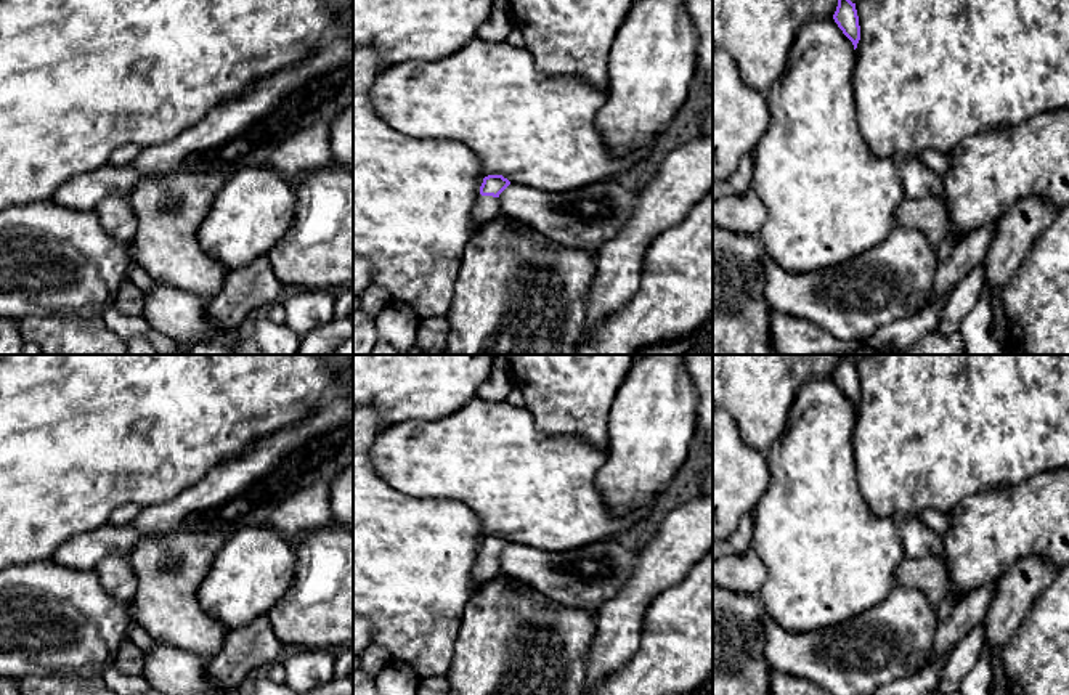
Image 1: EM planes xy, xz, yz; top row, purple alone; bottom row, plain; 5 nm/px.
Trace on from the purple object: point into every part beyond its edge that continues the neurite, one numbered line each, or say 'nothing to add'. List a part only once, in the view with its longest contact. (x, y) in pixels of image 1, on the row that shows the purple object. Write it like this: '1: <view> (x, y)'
1: xz (487, 207)

